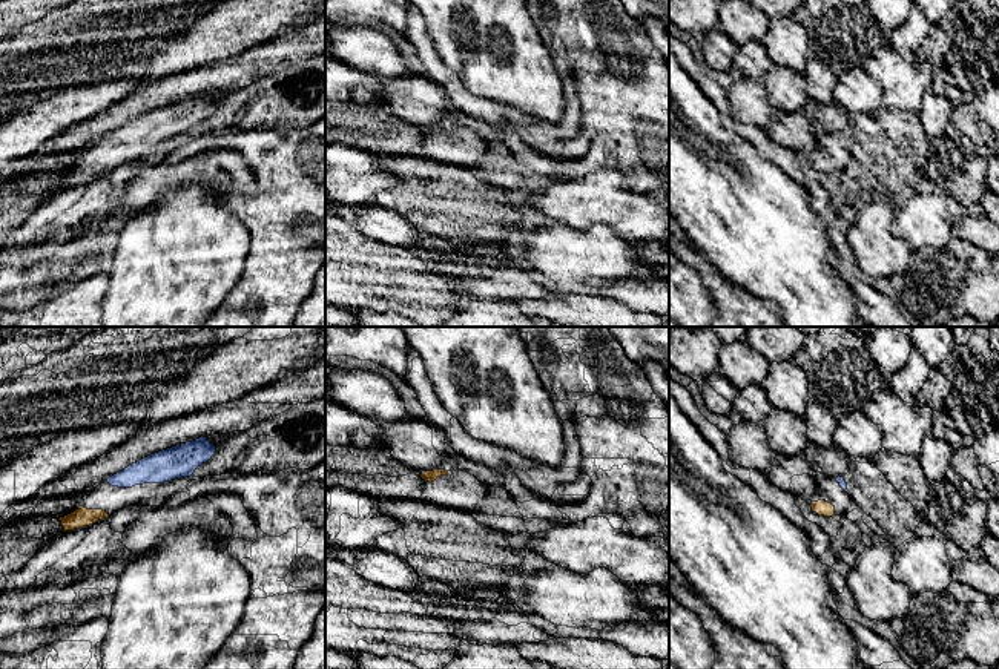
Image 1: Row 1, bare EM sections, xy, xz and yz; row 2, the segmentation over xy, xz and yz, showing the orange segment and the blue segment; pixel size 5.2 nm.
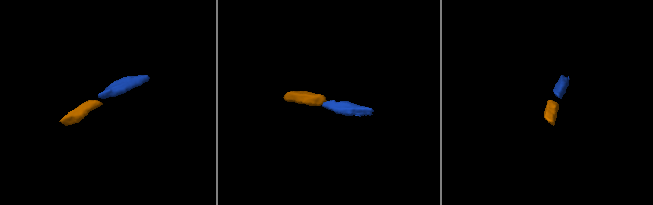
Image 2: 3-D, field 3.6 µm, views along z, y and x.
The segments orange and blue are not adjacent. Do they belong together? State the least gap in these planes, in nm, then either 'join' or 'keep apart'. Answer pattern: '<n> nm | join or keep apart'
100 nm | join

